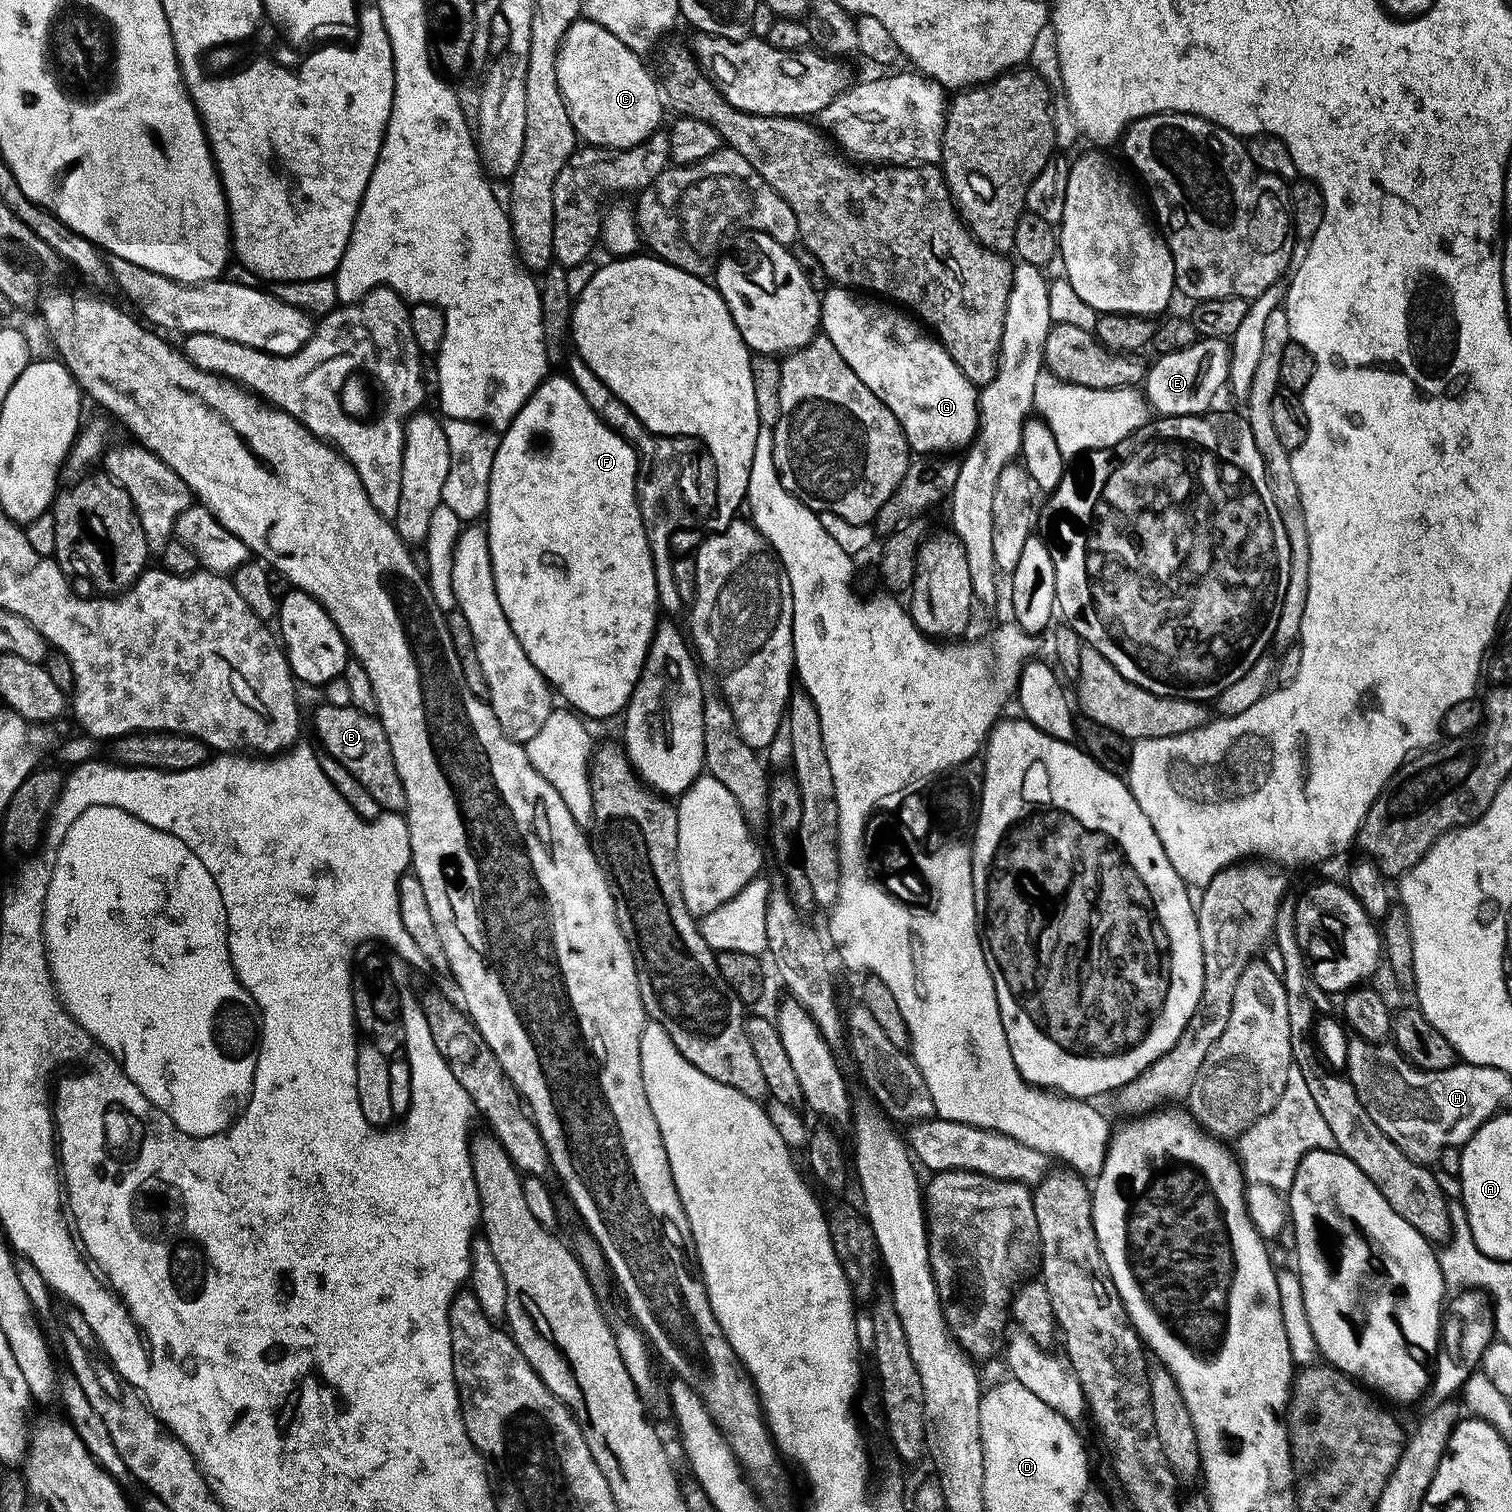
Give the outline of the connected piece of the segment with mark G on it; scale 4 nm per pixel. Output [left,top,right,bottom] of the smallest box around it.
[820,287,980,453]

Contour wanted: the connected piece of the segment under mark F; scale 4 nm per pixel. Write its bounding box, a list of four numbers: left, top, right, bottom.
[486,374,662,721]

